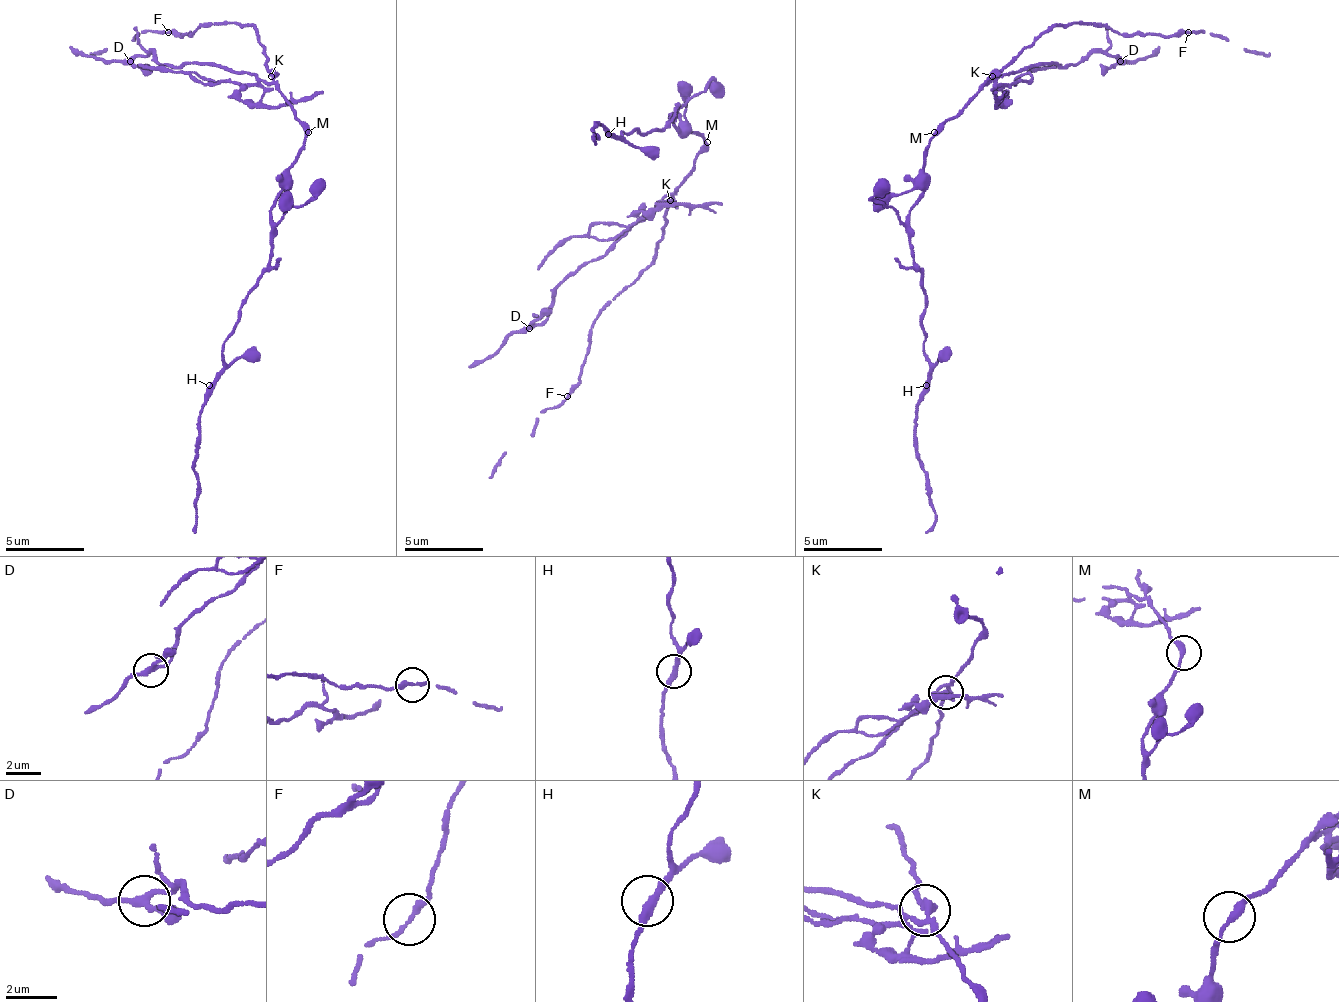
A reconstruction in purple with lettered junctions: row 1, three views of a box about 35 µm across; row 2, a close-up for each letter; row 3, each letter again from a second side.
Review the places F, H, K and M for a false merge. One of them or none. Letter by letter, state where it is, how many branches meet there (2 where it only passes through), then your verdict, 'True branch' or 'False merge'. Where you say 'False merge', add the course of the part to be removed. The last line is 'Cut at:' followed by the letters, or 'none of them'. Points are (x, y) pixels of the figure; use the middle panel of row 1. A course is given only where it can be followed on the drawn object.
F: Place: (567, 396). Branches: 2. True branch
H: Place: (608, 134). Branches: 2. True branch
K: Place: (670, 200). Branches: 3. False merge. Course of the part to remove: (671, 201), (663, 197), (616, 241), (560, 284), (553, 308), (469, 367)
M: Place: (707, 142). Branches: 2. True branch
Cut at: K

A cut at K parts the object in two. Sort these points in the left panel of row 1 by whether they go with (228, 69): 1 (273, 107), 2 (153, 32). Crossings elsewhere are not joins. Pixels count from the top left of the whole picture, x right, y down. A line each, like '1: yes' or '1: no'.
1: yes
2: no

